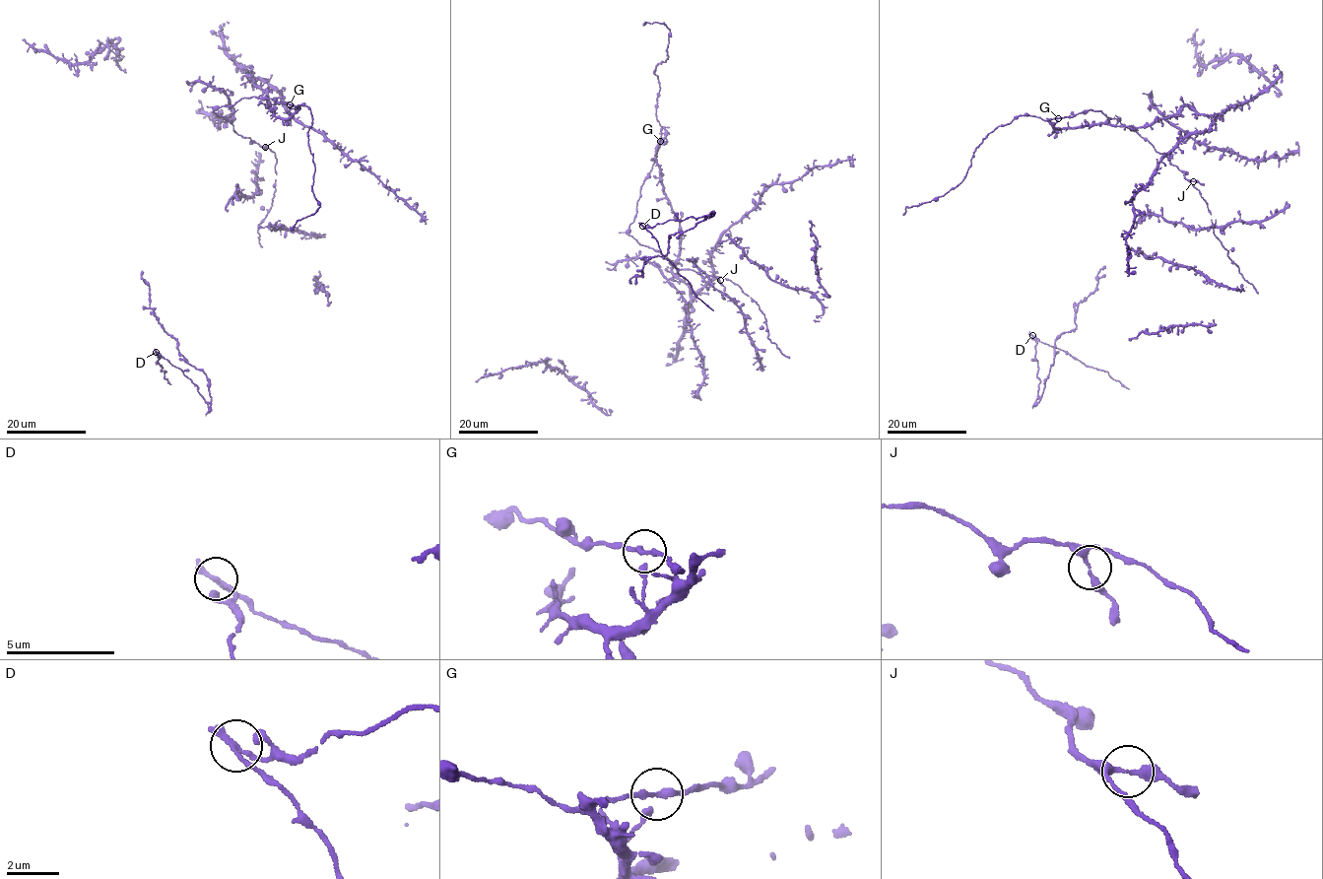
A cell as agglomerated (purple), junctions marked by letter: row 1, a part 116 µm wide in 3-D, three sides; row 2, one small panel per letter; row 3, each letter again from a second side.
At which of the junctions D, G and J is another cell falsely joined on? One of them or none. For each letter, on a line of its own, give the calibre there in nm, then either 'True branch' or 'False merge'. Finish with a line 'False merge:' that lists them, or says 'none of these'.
D: Thickness 180 nm. False merge
G: Thickness 180 nm. True branch
J: Thickness 240 nm. True branch
False merge: D

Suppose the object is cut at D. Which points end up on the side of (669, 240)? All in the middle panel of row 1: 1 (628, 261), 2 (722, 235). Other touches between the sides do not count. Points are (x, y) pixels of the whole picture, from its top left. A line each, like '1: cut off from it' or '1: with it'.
1: cut off from it
2: cut off from it

